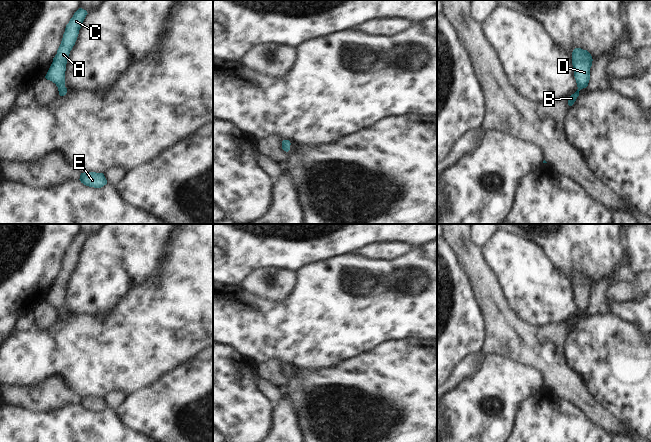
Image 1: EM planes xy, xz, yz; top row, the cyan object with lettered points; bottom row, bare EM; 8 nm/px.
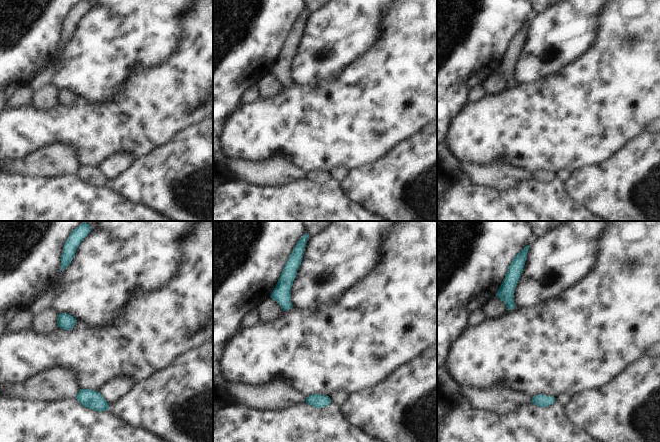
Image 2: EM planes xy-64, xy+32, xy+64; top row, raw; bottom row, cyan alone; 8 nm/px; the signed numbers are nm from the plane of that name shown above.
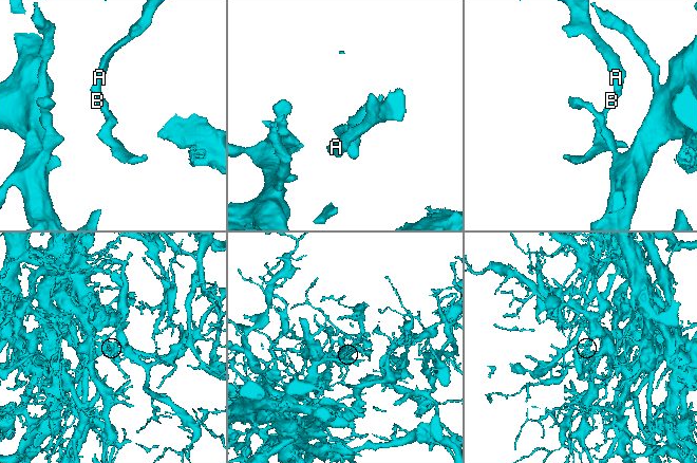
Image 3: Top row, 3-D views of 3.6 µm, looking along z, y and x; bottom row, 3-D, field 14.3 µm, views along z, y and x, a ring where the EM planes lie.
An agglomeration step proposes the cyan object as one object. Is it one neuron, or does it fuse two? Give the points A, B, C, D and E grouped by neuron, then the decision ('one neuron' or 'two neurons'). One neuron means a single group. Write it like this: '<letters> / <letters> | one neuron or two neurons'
A B C D E | one neuron

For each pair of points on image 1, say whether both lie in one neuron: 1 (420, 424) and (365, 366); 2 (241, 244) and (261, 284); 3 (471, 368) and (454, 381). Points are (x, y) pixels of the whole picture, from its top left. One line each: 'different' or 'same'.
1: same
2: different
3: same

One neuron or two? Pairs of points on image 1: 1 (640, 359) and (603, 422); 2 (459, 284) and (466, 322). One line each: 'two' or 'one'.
1: two
2: one

